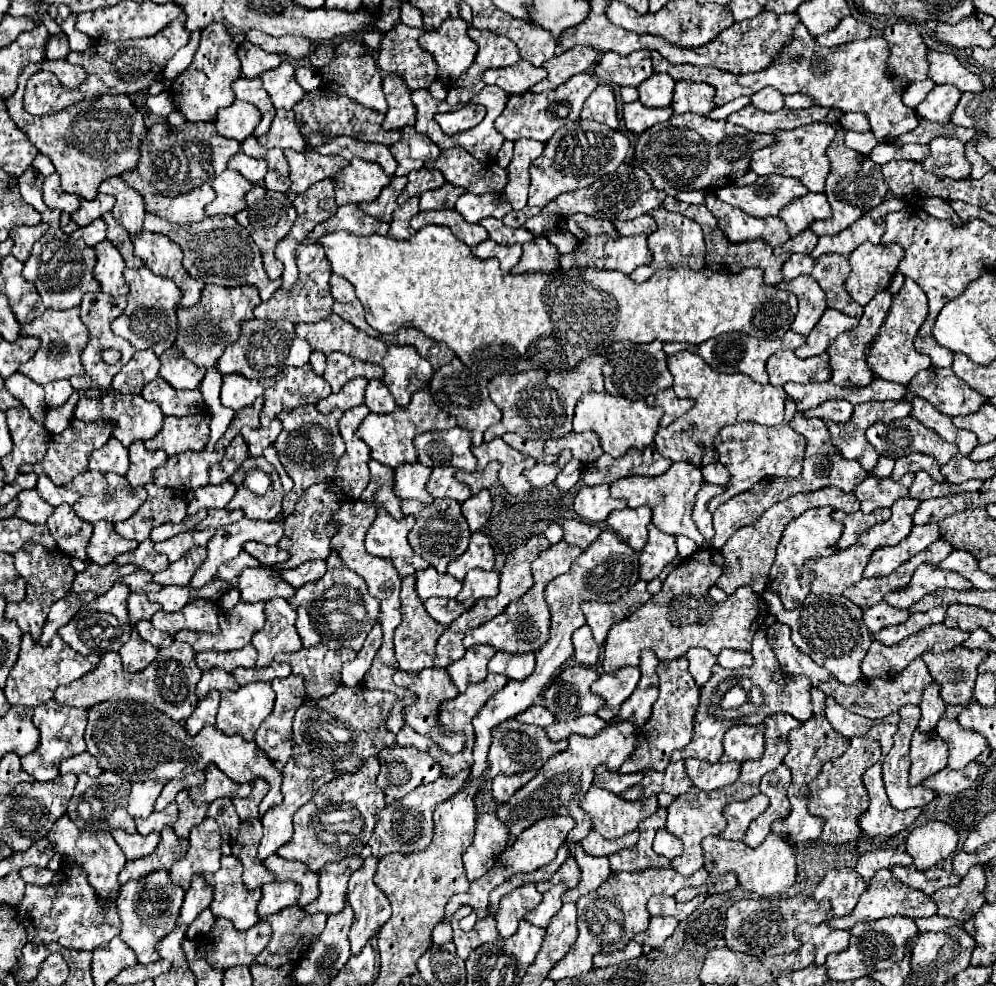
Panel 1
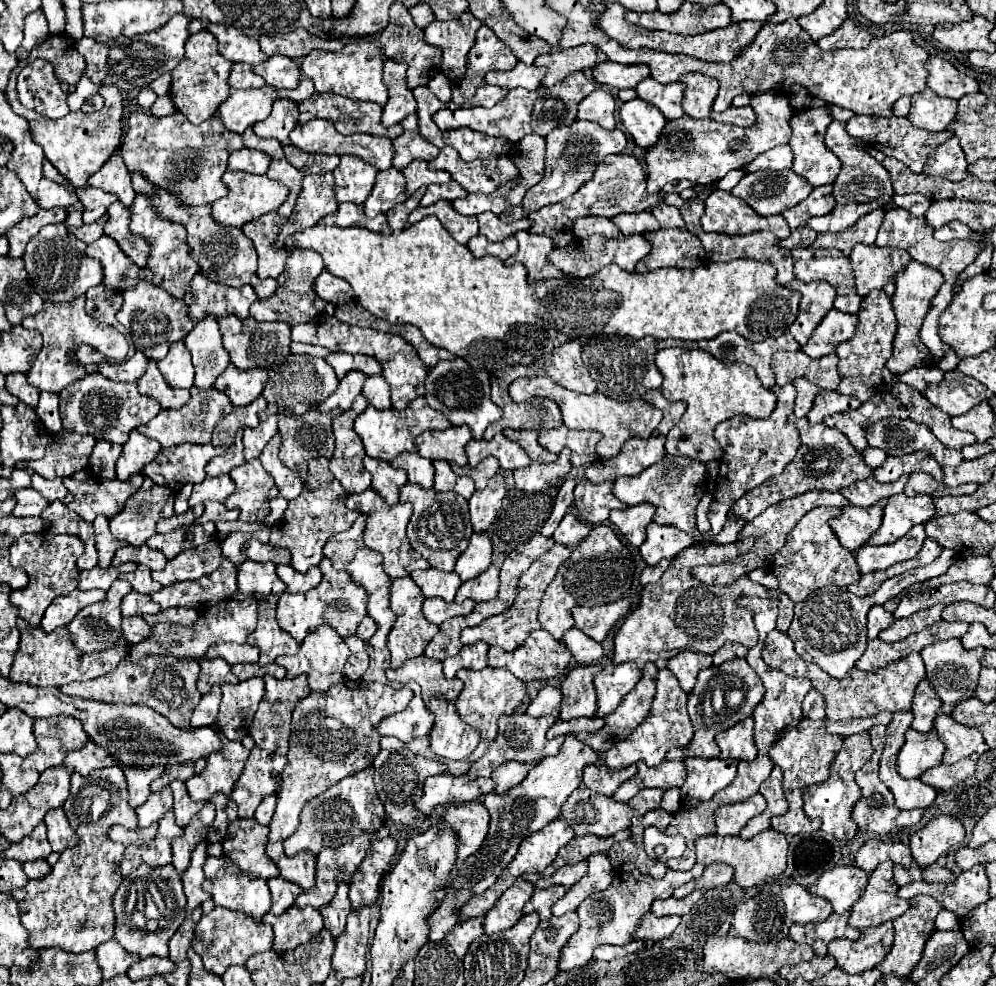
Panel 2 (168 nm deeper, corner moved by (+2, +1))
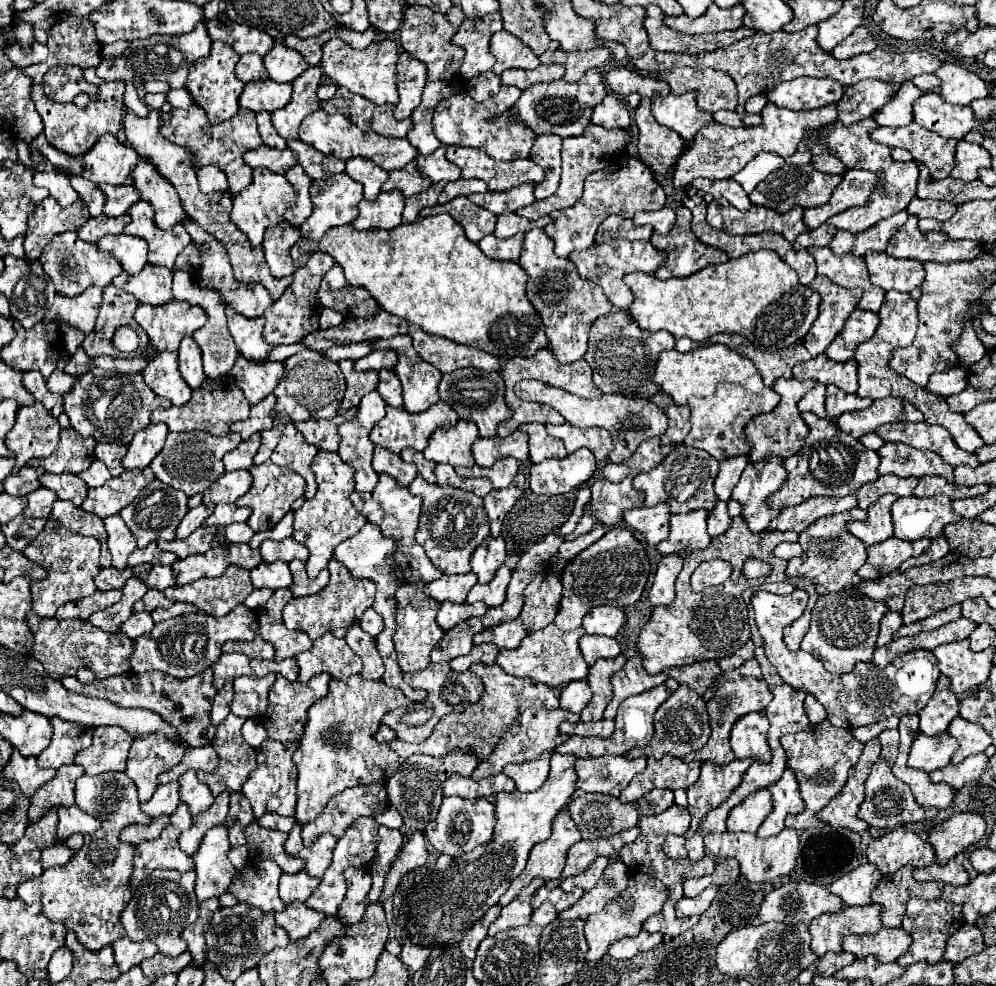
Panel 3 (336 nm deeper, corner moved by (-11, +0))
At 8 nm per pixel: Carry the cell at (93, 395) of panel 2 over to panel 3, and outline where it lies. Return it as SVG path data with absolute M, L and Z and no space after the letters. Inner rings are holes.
M99 367L81 375L79 383L75 383L75 391L71 391L71 395L65 399L65 413L69 415L71 425L77 433L95 437L97 441L123 445L129 445L137 431L149 427L149 417L157 407L169 409L171 403L155 395L145 385L141 373L119 373Z

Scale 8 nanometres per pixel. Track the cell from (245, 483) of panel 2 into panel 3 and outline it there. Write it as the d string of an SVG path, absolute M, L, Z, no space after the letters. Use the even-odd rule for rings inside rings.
M265 461L265 463L261 463L261 465L253 465L249 471L251 471L251 475L253 475L251 489L249 489L243 497L239 497L239 499L235 501L235 505L239 505L239 507L247 505L247 507L253 509L253 513L251 513L251 517L249 517L249 521L247 521L253 531L267 531L267 529L271 529L273 525L277 525L277 523L283 519L283 515L291 509L291 503L293 503L297 497L303 495L305 483L303 483L303 477L297 475L295 471L285 469L285 467L279 467L279 465L271 463L271 461Z

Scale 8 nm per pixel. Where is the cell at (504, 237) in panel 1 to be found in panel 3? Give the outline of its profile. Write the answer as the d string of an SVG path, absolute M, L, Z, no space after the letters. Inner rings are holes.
M503 211L503 213L497 217L495 237L499 237L499 239L509 239L509 237L517 235L517 233L519 233L519 223L521 223L521 217L519 217L517 213Z

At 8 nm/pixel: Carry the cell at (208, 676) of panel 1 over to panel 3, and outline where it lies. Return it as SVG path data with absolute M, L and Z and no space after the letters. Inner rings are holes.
M223 653L211 669L213 669L215 689L223 689L227 679L253 677L253 671L249 667L249 657L243 653Z

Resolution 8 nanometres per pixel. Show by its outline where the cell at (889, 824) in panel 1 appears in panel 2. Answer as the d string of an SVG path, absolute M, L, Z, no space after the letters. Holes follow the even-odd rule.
M874 726L870 728L870 738L872 738L872 746L874 746L874 754L872 758L856 772L856 784L860 786L860 800L856 802L854 810L852 810L852 818L858 824L858 828L862 832L874 832L874 834L888 834L912 824L918 824L922 818L922 810L900 810L894 804L894 796L890 794L890 790L884 786L884 782L878 778L878 760L880 754L884 750L884 736L886 736L886 726Z

